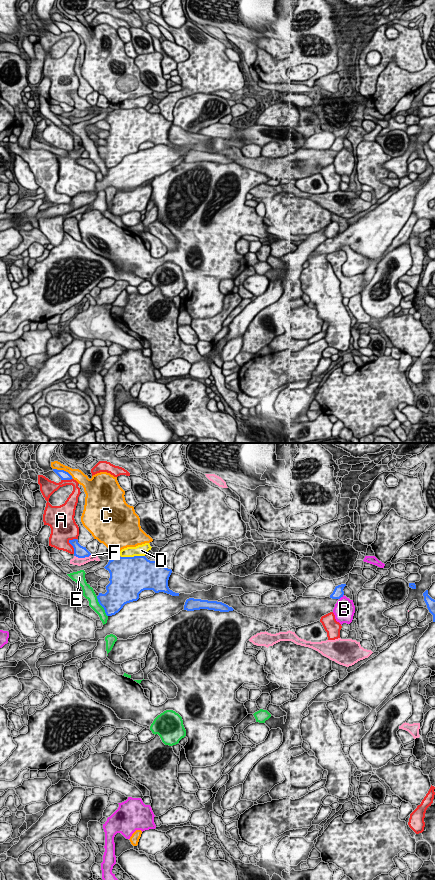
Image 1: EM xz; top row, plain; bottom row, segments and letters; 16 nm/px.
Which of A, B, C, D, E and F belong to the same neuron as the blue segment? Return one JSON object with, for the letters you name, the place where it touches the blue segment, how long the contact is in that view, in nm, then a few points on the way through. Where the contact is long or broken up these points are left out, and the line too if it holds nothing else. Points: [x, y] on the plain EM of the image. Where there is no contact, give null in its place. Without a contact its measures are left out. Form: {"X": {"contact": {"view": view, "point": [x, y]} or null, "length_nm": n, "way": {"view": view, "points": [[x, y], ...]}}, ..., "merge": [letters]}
{"merge": []}

